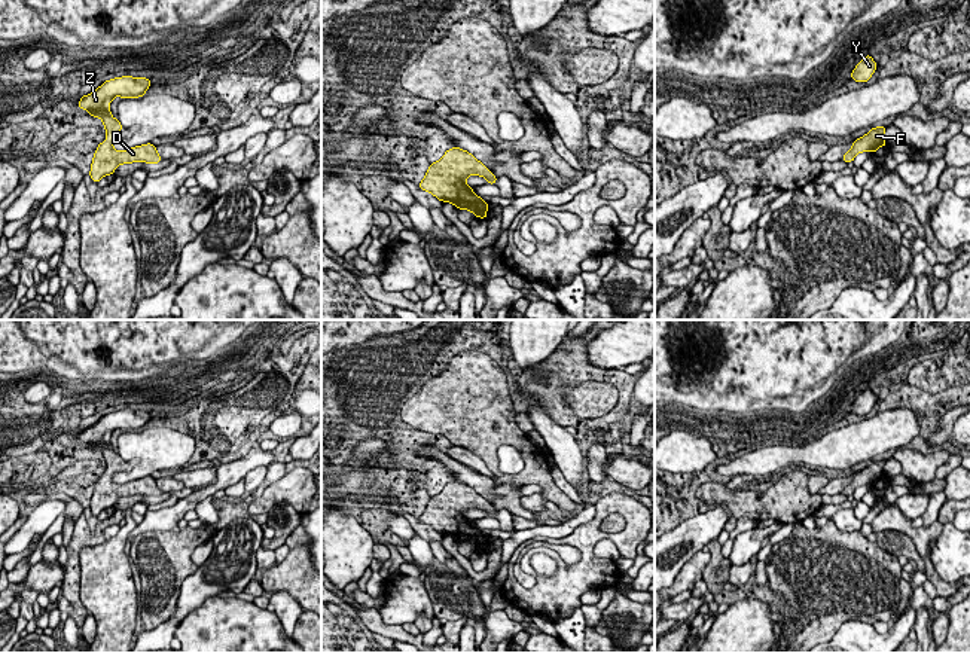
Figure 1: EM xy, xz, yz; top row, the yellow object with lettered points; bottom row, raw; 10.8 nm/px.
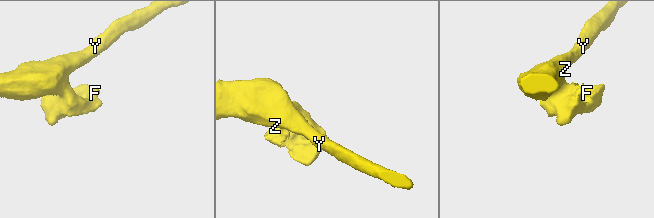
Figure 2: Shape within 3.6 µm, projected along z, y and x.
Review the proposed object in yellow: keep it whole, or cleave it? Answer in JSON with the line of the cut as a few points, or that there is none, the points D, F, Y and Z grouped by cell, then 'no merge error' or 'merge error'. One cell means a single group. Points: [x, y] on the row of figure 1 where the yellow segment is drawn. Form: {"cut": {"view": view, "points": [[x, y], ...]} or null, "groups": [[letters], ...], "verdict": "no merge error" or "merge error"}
{"cut": null, "groups": [["D", "F", "Y", "Z"]], "verdict": "no merge error"}

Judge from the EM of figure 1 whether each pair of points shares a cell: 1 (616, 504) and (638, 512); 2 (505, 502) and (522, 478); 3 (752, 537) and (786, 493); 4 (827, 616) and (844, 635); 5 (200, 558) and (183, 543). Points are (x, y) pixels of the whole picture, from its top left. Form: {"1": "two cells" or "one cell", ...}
{"1": "one cell", "2": "two cells", "3": "two cells", "4": "two cells", "5": "two cells"}

